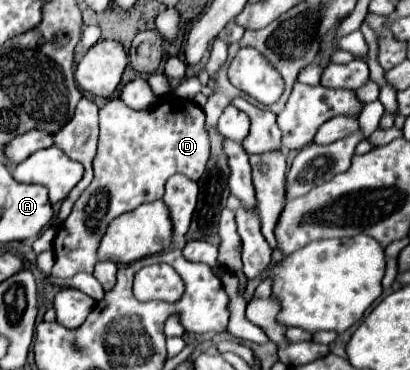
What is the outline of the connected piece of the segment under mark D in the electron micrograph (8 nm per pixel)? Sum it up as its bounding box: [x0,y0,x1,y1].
[52,98,210,280]

